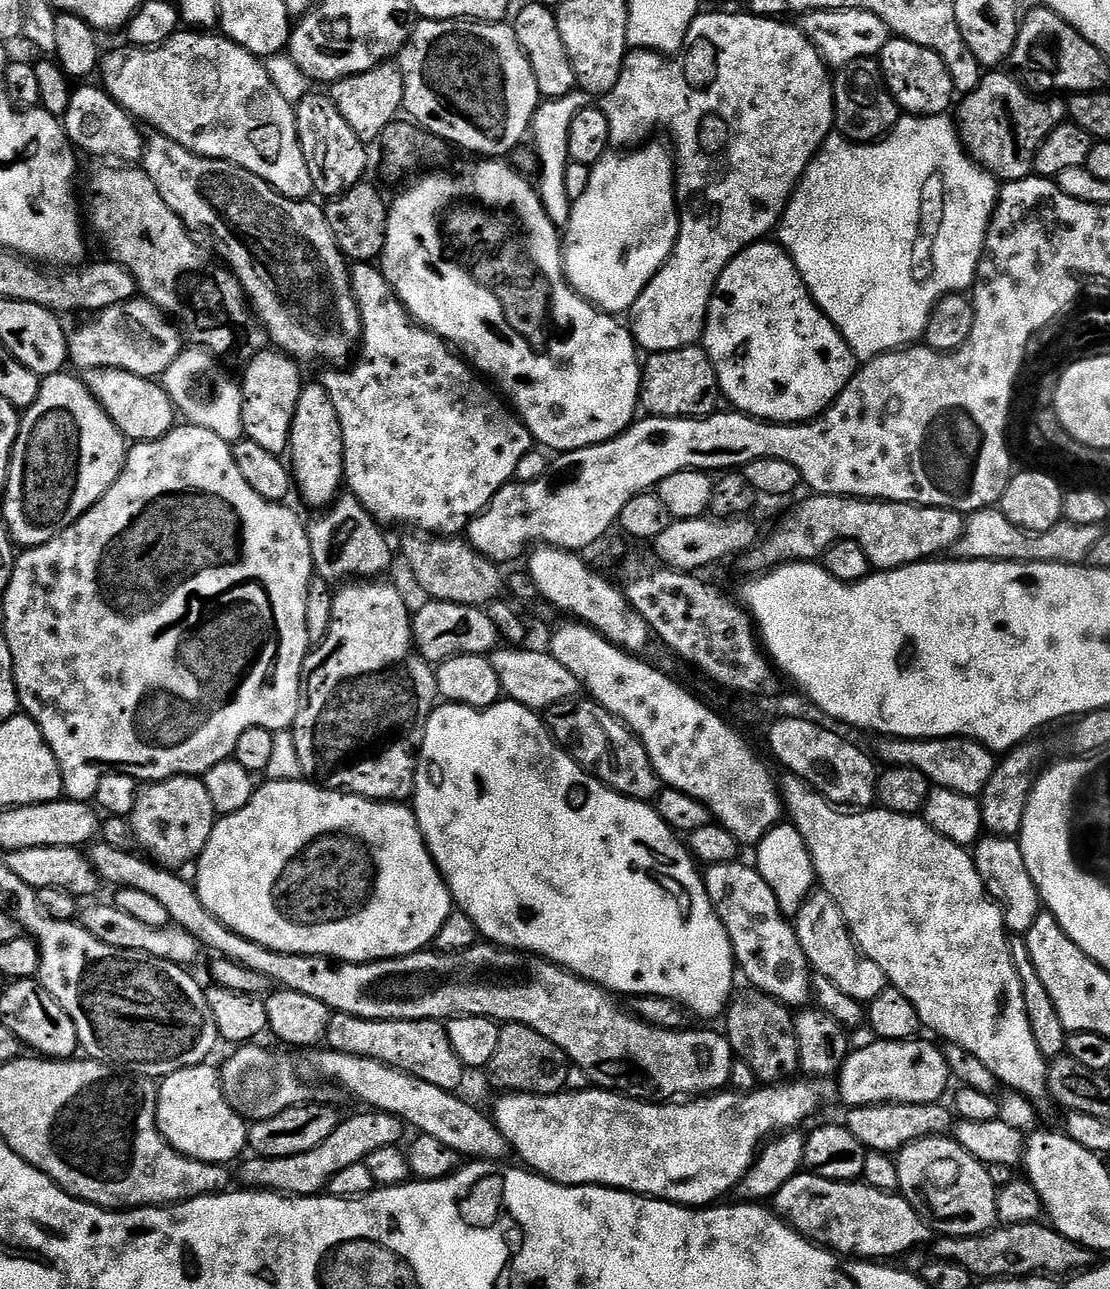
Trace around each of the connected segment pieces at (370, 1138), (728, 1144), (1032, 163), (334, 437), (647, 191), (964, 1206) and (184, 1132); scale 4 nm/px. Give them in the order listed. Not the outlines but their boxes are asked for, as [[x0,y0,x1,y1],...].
[[240,1110,404,1196],[494,1082,820,1206],[958,70,1068,182],[290,383,344,510],[562,144,680,314],[896,1135,998,1236],[156,1063,249,1165]]

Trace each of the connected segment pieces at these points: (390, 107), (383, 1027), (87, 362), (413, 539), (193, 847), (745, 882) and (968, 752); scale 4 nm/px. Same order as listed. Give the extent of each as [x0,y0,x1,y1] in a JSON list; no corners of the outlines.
[[330,62,404,146],[326,1012,466,1093],[68,303,182,378],[404,534,506,608],[130,776,217,870],[703,863,813,1010],[880,736,998,797]]

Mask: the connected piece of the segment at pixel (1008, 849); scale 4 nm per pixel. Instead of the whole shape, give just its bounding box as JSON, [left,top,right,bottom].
[974,835,1042,934]

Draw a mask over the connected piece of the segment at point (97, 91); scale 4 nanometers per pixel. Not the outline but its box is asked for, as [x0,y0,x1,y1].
[62,85,146,164]

